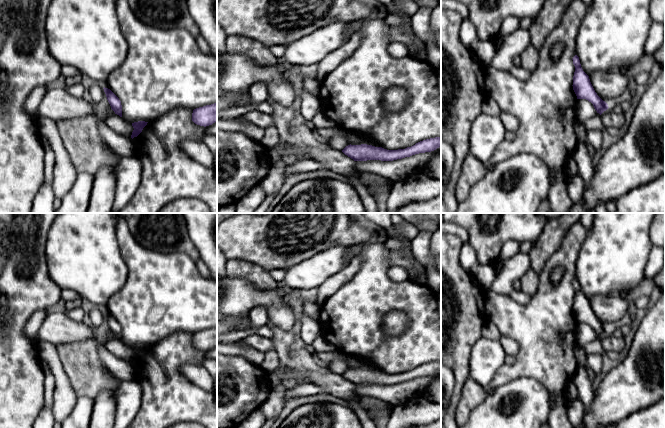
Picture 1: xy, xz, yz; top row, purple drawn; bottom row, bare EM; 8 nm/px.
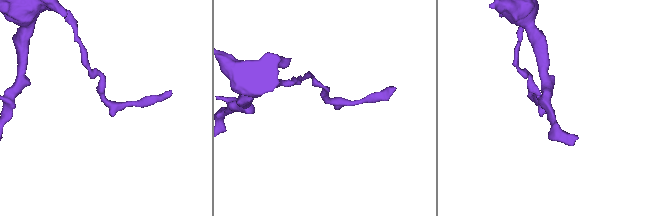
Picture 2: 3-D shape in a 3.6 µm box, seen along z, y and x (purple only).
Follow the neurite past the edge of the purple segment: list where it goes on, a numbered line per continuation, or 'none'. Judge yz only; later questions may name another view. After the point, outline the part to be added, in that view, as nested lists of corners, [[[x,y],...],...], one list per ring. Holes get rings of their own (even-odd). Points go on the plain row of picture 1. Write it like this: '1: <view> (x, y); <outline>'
none

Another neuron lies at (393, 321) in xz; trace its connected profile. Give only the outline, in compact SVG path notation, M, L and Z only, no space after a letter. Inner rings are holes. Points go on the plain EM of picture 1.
M391 311L383 319L383 331L392 336L400 335L403 325L409 323L408 316L402 311Z

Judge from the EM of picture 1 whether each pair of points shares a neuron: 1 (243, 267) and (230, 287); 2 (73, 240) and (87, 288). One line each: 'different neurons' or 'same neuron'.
1: different neurons
2: same neuron

